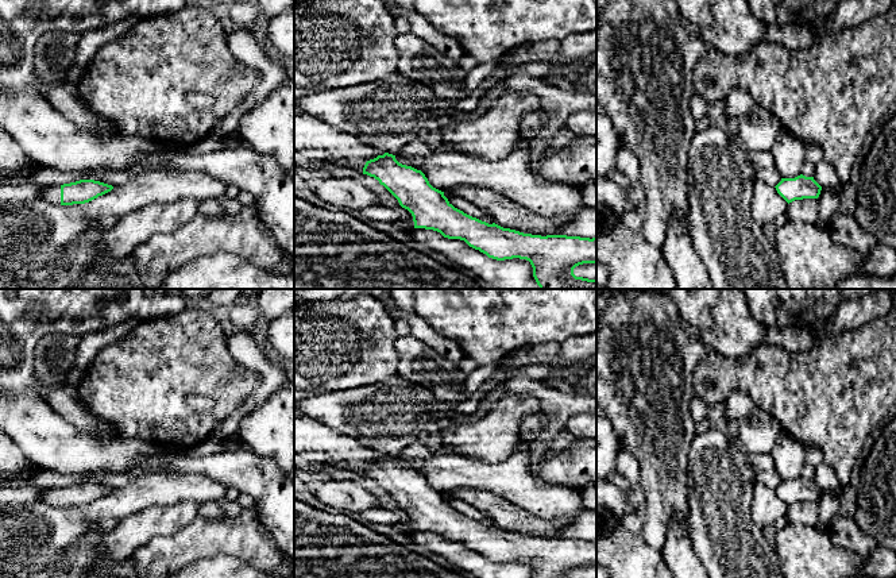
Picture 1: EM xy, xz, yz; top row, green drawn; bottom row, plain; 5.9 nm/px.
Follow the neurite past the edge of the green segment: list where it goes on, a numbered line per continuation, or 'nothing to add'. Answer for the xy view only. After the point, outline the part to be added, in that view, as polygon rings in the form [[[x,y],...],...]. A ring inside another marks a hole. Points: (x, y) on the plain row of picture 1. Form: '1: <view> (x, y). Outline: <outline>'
1: xy (51, 496). Outline: [[[47,488],[40,492],[39,502],[61,508],[61,488]]]

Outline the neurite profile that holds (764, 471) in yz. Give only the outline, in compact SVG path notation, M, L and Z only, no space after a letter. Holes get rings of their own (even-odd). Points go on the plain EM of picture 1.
M769 454L749 455L749 463L756 482L760 482L769 489L776 489L781 483L783 479L772 465L772 456Z

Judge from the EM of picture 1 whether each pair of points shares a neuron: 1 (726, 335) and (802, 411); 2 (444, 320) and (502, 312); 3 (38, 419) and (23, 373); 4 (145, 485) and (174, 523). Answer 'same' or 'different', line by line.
1: different
2: same
3: different
4: different

